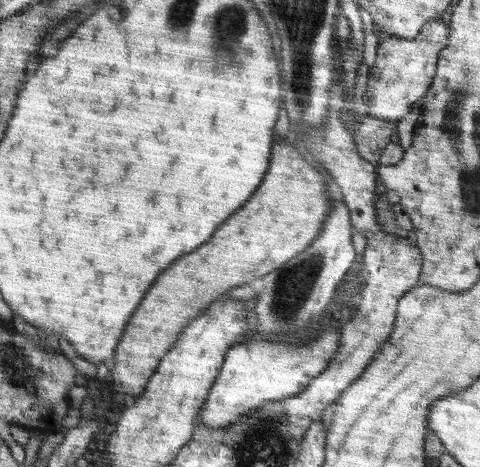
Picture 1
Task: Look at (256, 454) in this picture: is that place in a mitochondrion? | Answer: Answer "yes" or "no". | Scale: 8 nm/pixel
yes

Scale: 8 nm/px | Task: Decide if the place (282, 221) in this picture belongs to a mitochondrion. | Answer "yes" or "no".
no

